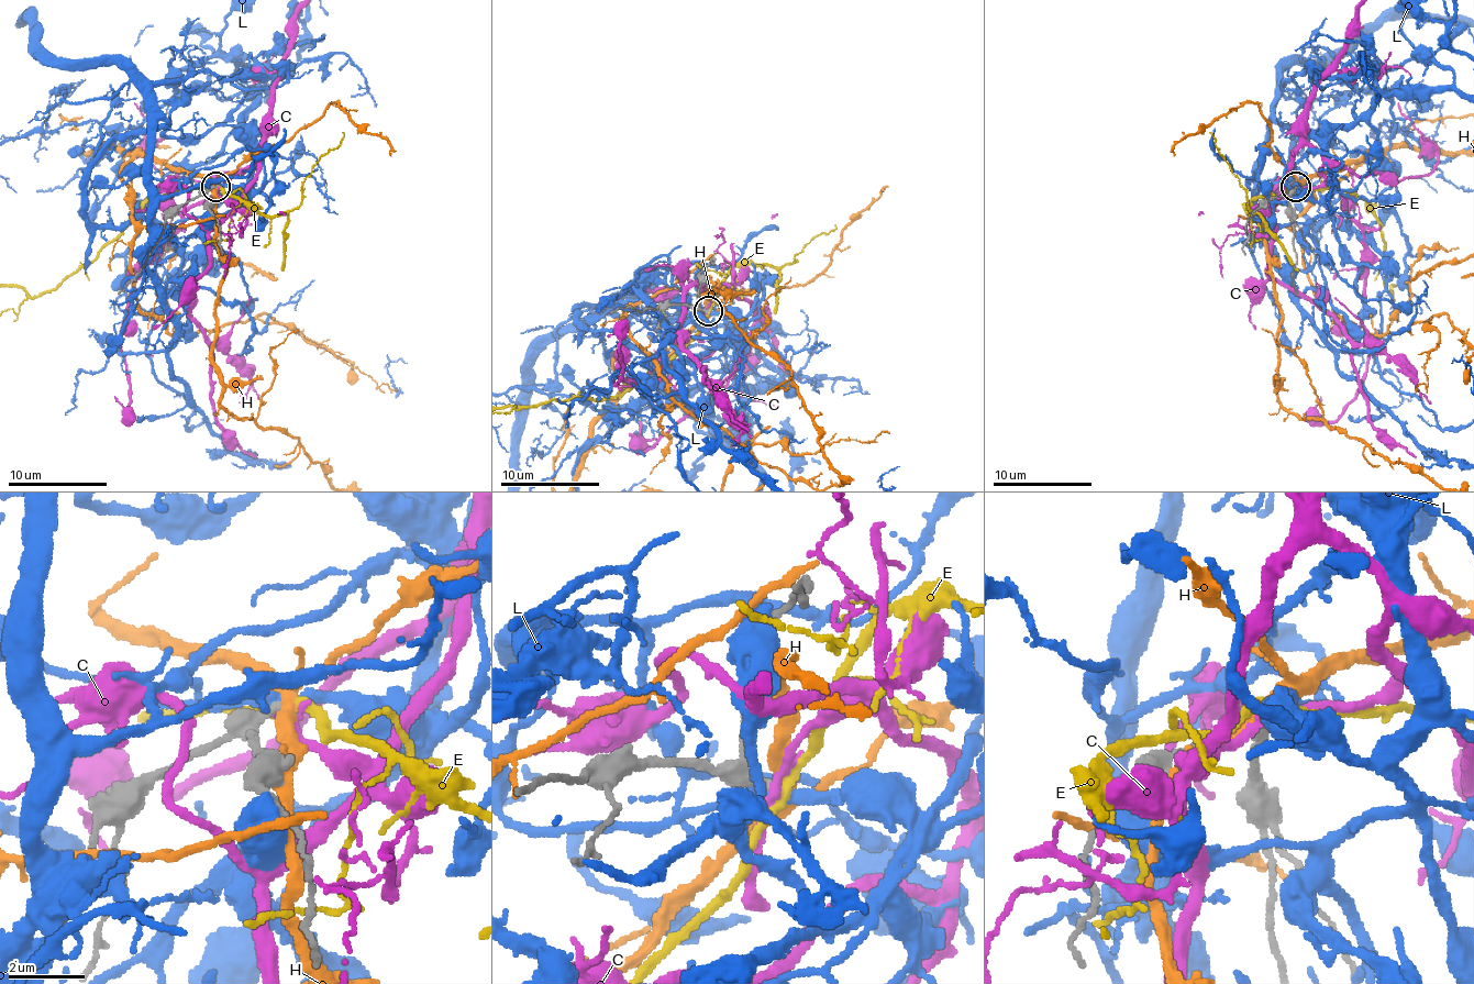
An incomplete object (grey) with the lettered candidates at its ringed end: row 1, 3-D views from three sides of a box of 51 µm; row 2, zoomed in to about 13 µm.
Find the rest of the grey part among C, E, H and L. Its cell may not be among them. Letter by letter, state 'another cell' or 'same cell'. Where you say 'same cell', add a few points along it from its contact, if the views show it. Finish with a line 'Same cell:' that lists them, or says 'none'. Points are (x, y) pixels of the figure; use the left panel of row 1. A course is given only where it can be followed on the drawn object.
C: another cell
E: another cell
H: another cell
L: another cell
Same cell: none

